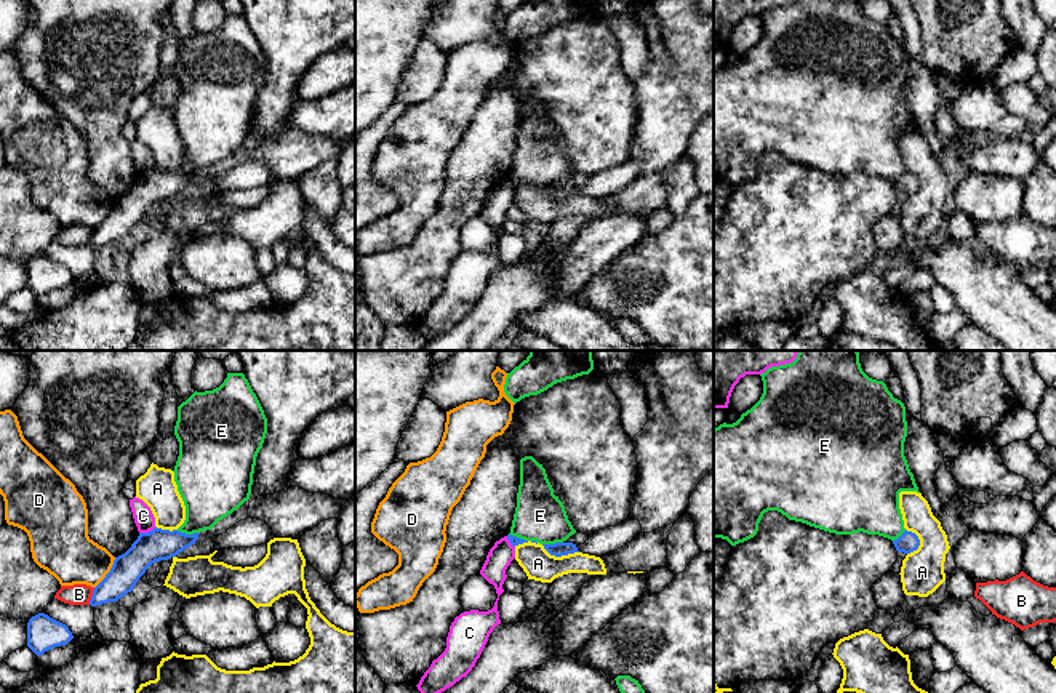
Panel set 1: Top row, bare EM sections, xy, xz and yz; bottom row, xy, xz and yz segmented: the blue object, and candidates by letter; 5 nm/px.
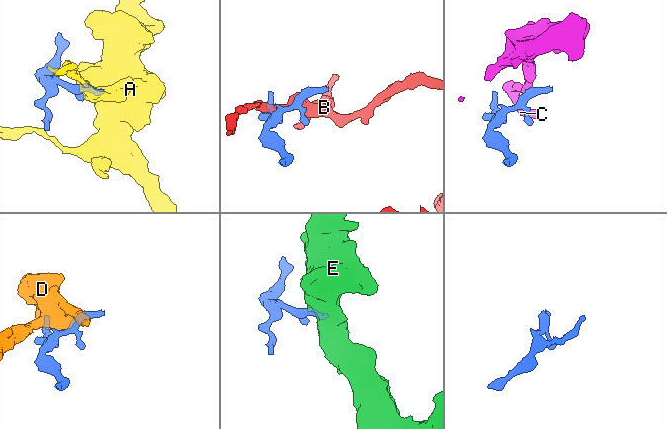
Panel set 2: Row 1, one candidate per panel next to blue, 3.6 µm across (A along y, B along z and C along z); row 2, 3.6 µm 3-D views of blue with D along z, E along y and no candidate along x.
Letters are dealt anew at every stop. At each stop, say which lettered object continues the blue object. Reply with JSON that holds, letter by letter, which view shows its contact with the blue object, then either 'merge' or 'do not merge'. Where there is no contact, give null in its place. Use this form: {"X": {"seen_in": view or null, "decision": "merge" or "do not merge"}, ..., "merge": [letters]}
{"A": {"seen_in": "xz", "decision": "do not merge"}, "B": {"seen_in": "xy", "decision": "do not merge"}, "C": {"seen_in": "xy", "decision": "do not merge"}, "D": {"seen_in": "xy", "decision": "do not merge"}, "E": {"seen_in": "xy", "decision": "do not merge"}, "merge": []}

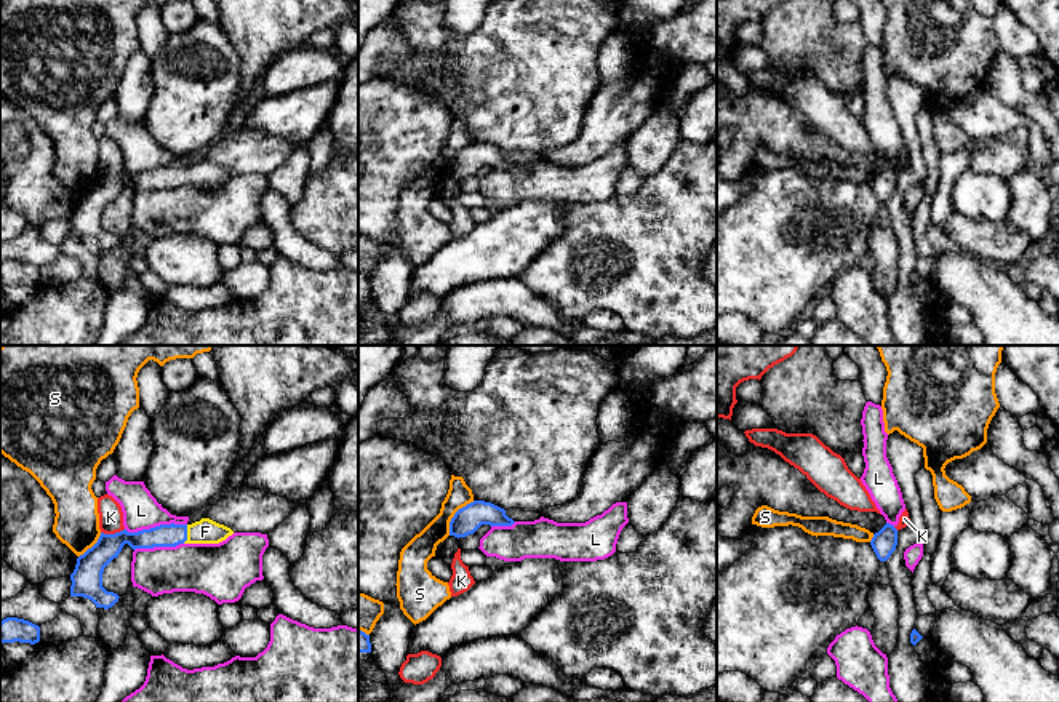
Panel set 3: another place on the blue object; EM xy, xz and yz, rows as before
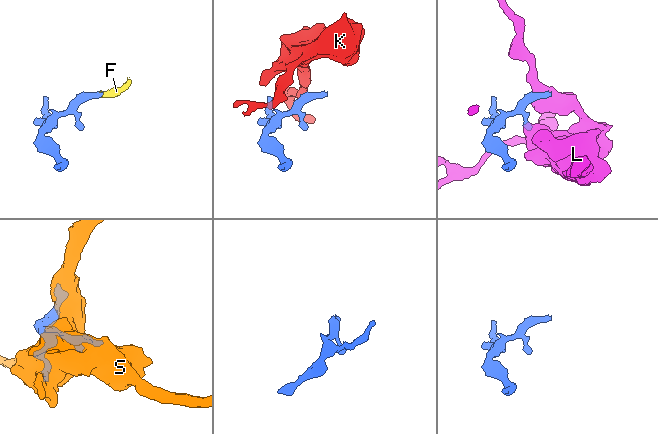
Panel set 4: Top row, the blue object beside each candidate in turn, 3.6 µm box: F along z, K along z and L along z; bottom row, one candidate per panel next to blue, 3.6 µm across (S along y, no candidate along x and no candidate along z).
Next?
{"F": {"seen_in": "xy", "decision": "merge"}, "K": {"seen_in": "xy", "decision": "do not merge"}, "L": {"seen_in": "xy", "decision": "do not merge"}, "S": {"seen_in": "xz", "decision": "do not merge"}, "merge": ["F"]}

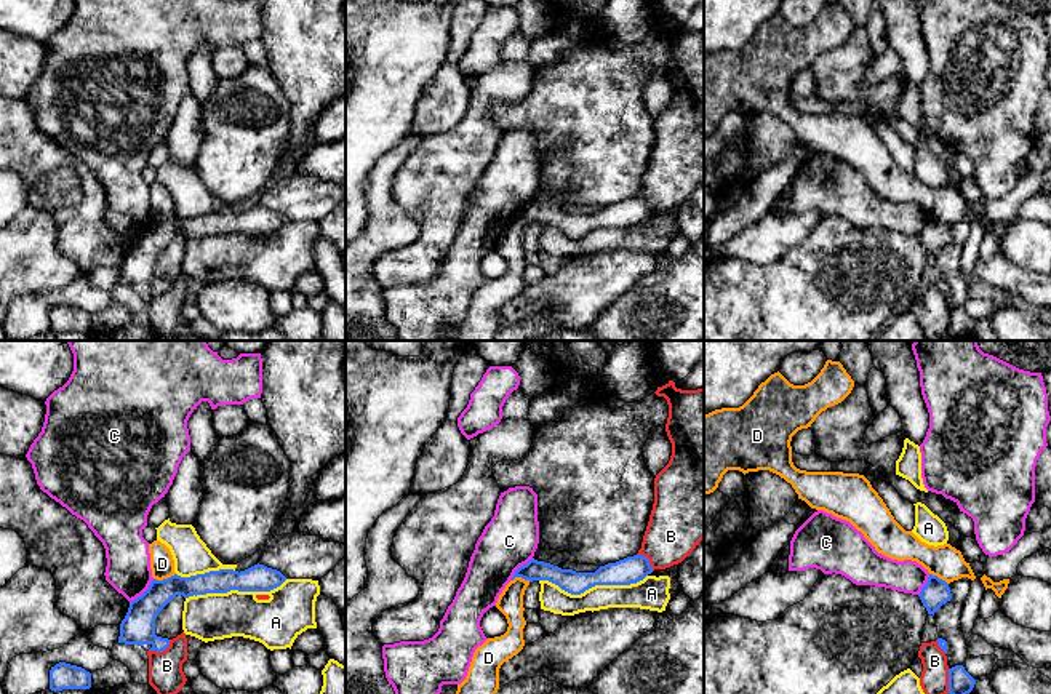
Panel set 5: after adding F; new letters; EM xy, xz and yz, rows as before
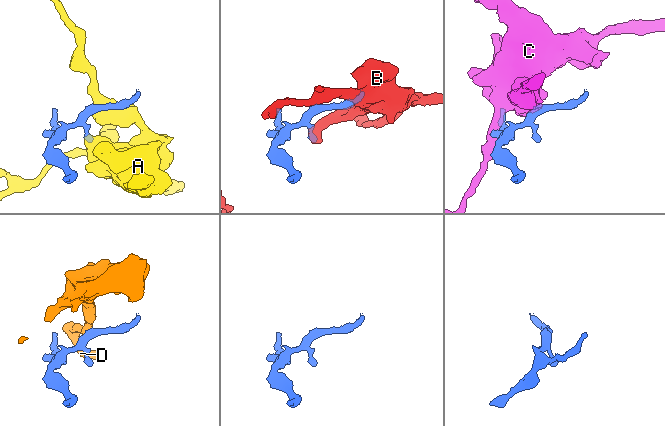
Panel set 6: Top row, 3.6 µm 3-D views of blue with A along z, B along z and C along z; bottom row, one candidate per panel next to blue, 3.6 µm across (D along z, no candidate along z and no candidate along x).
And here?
{"A": {"seen_in": "xz", "decision": "do not merge"}, "B": {"seen_in": "xy", "decision": "do not merge"}, "C": {"seen_in": "xy", "decision": "do not merge"}, "D": {"seen_in": "xy", "decision": "do not merge"}, "merge": []}

